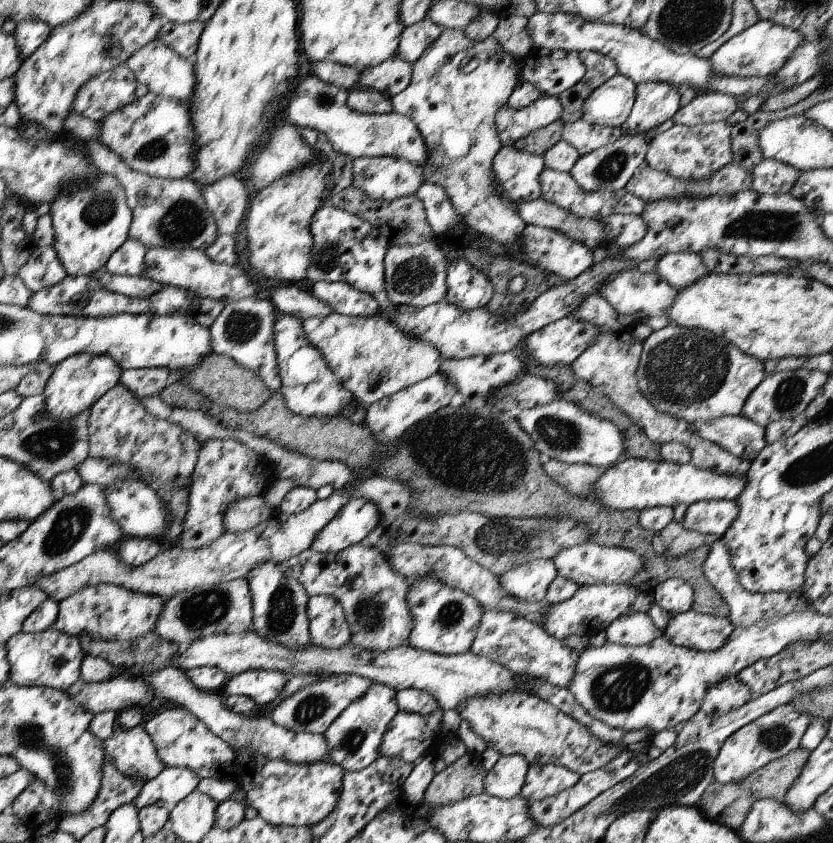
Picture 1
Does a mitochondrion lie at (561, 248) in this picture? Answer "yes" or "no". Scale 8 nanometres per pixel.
no

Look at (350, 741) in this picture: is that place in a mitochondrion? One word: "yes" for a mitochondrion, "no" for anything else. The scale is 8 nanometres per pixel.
yes

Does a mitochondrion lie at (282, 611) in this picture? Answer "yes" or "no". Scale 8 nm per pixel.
yes

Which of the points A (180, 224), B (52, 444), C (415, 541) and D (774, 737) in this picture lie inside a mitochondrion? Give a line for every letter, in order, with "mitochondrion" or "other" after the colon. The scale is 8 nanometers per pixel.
A: mitochondrion
B: mitochondrion
C: other
D: mitochondrion

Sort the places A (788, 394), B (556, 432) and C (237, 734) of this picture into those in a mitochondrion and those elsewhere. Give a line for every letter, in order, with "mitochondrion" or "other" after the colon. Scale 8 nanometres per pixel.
A: mitochondrion
B: mitochondrion
C: other

